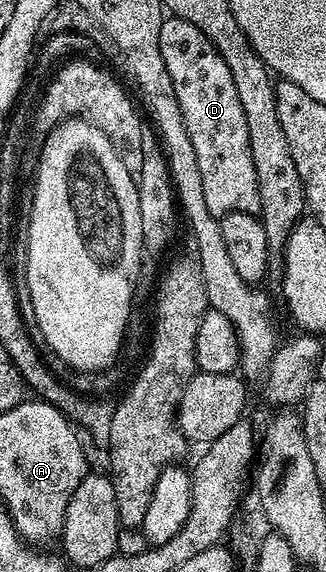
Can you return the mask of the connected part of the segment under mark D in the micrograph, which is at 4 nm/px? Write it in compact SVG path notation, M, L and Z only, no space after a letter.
M174 18L164 19L161 26L161 58L165 58L165 70L169 70L185 120L187 143L201 172L205 206L220 218L234 212L258 213L257 170L249 150L249 126L245 126L245 110L241 110L241 98L237 98L237 86L233 86L225 58L197 26Z

